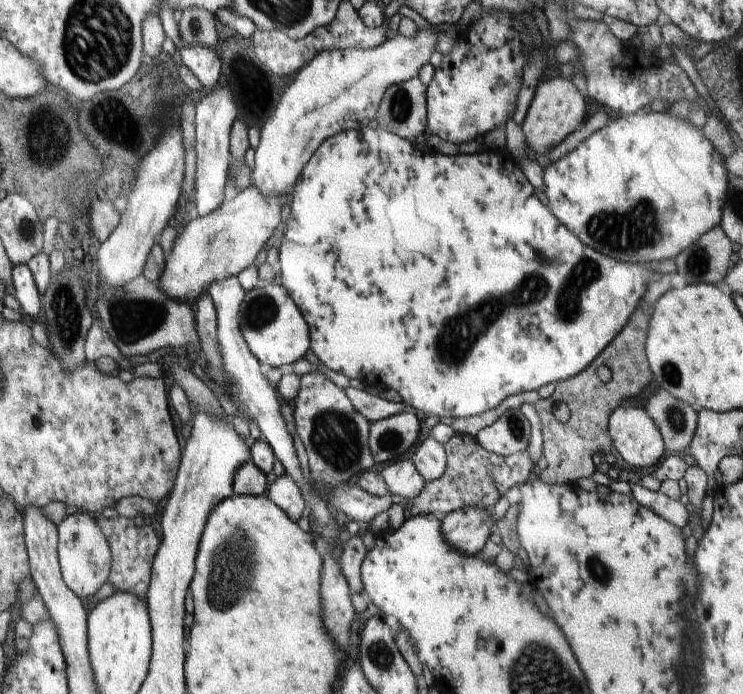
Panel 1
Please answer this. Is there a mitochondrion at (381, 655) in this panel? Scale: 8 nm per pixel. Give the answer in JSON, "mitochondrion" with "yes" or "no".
{"mitochondrion":"yes"}

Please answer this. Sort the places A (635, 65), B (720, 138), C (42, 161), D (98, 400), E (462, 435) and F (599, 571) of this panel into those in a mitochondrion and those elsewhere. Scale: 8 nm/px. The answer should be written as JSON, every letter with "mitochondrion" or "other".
{"A":"other","B":"other","C":"mitochondrion","D":"other","E":"other","F":"mitochondrion"}

